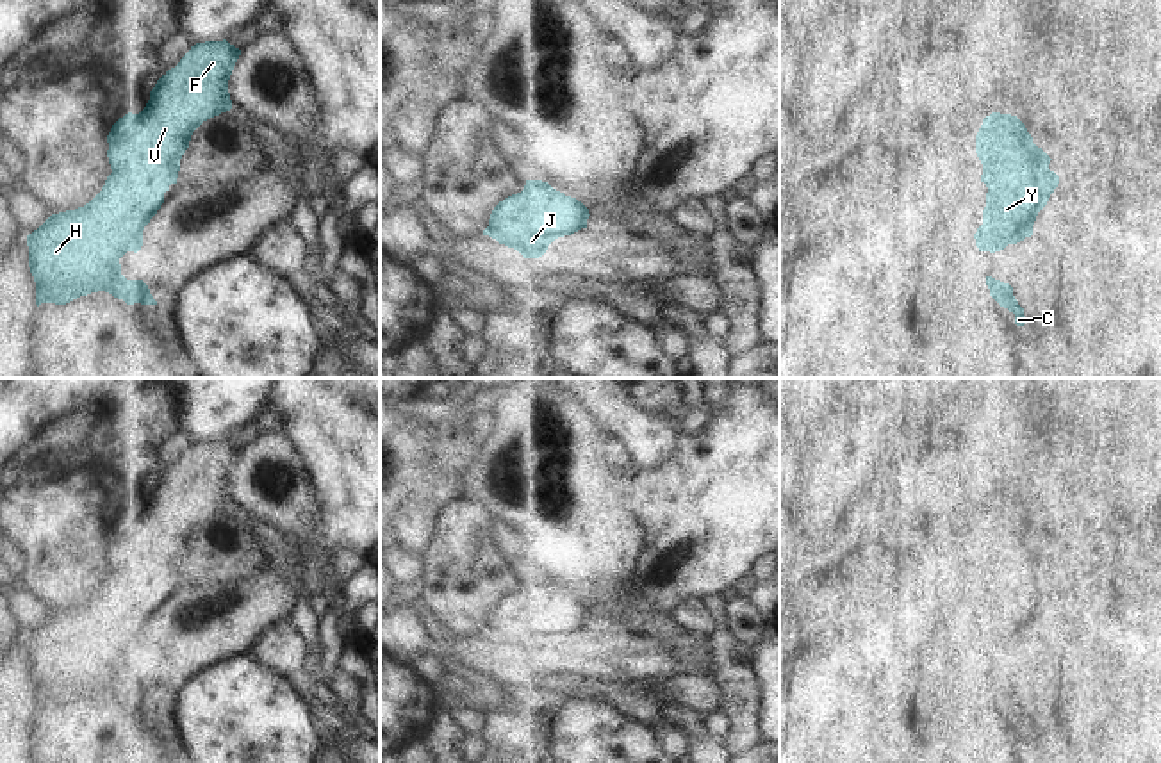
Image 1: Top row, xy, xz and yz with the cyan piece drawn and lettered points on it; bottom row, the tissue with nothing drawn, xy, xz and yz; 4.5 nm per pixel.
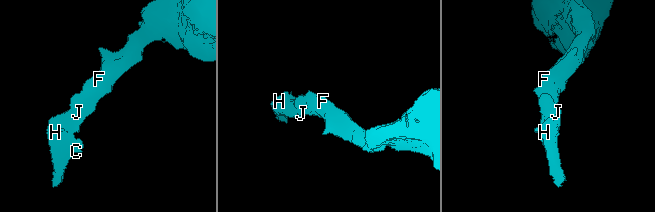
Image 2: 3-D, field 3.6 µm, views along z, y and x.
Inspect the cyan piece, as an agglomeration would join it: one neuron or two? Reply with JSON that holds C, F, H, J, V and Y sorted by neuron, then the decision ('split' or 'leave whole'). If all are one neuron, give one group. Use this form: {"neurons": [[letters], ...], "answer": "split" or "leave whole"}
{"neurons": [["C", "F", "H", "J", "V", "Y"]], "answer": "leave whole"}

